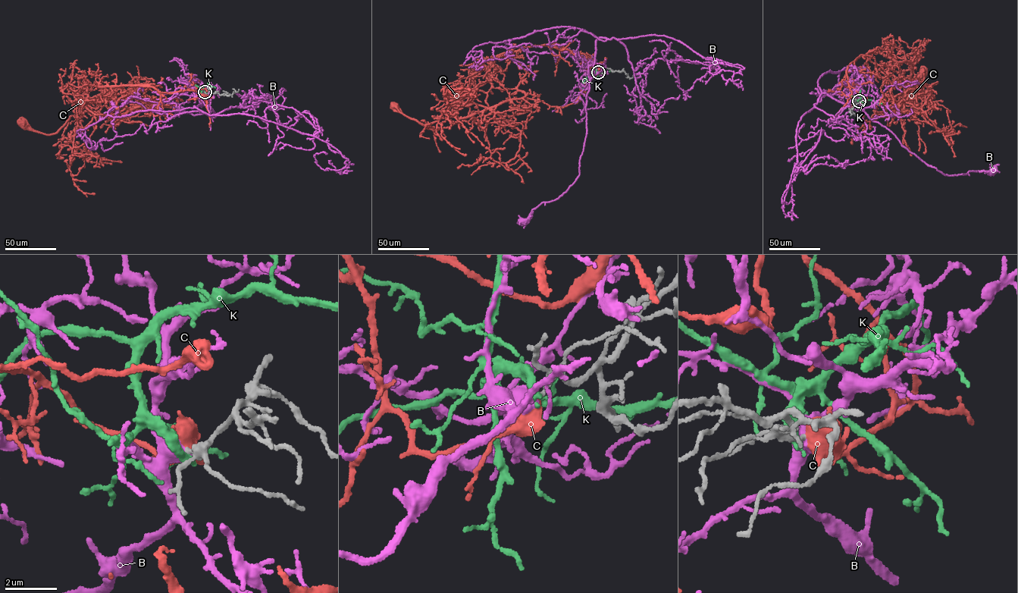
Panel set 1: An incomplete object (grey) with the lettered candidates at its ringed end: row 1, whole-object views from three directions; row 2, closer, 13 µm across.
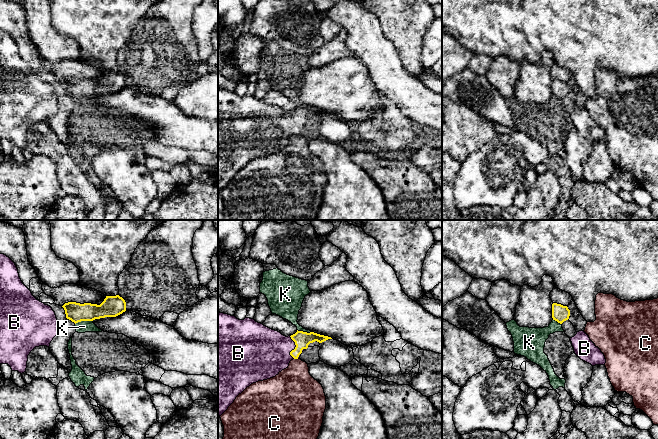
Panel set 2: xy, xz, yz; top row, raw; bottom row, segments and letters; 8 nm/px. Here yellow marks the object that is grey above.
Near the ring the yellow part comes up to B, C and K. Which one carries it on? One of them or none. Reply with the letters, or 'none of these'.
B

